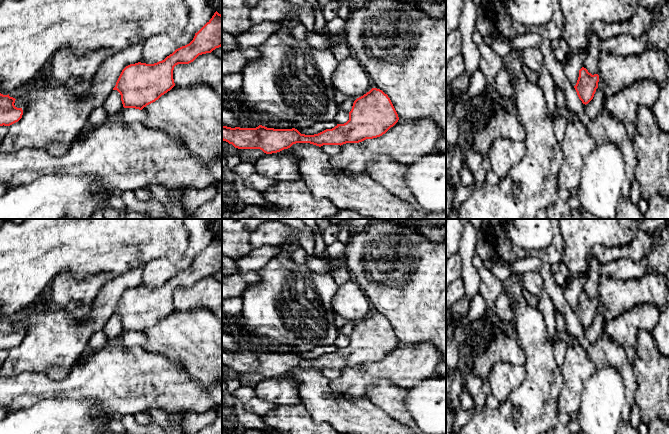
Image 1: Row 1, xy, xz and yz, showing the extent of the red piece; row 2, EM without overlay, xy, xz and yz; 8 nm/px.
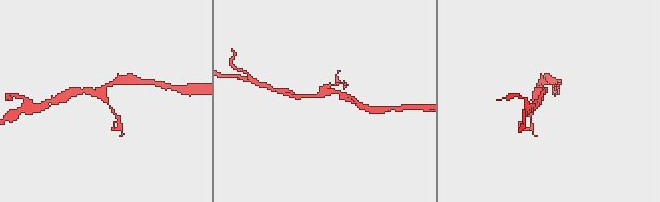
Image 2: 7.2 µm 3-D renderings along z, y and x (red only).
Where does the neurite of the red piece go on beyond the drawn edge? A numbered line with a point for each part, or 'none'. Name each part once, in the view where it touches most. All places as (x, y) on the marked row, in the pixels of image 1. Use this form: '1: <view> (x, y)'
none

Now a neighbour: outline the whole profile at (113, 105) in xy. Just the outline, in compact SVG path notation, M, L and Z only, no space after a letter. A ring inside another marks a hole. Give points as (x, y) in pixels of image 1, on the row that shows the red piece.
M112 90L112 92L106 98L103 106L108 117L112 117L120 113L120 111L124 108L120 93L117 90Z

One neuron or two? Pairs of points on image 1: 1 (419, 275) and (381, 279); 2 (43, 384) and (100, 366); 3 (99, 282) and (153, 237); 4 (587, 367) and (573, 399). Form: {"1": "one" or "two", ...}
{"1": "one", "2": "one", "3": "two", "4": "one"}

